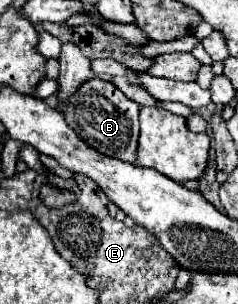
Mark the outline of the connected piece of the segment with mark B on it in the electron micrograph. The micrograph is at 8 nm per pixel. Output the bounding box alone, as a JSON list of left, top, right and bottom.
[66,78,140,162]

